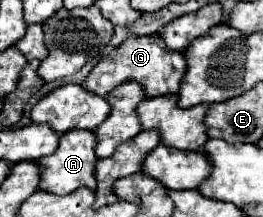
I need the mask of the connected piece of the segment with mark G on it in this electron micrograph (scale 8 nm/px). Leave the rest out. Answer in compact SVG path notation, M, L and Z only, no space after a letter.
M153 33L153 35L143 35L143 37L127 37L117 49L111 51L105 59L101 59L91 73L85 79L85 89L99 97L107 97L117 85L125 81L137 81L143 85L147 97L157 97L157 95L171 95L179 93L179 85L183 81L183 75L187 71L187 61L185 53L175 53L173 49L167 49L163 45L163 39Z

